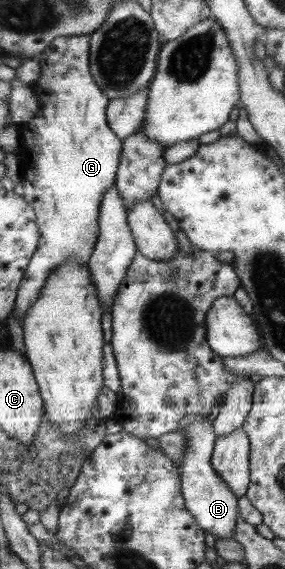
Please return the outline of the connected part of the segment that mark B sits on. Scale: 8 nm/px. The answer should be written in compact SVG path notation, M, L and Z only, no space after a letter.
M193 414L189 418L185 418L183 428L178 431L184 431L189 440L187 440L187 453L180 468L183 474L183 495L187 500L187 509L195 515L196 523L204 528L207 534L214 535L216 539L231 538L234 539L236 535L236 527L238 521L241 519L239 509L239 497L234 494L234 491L227 485L227 482L216 472L215 466L212 464L213 452L215 449L216 441L219 439L216 436L215 428L213 425L214 414Z

